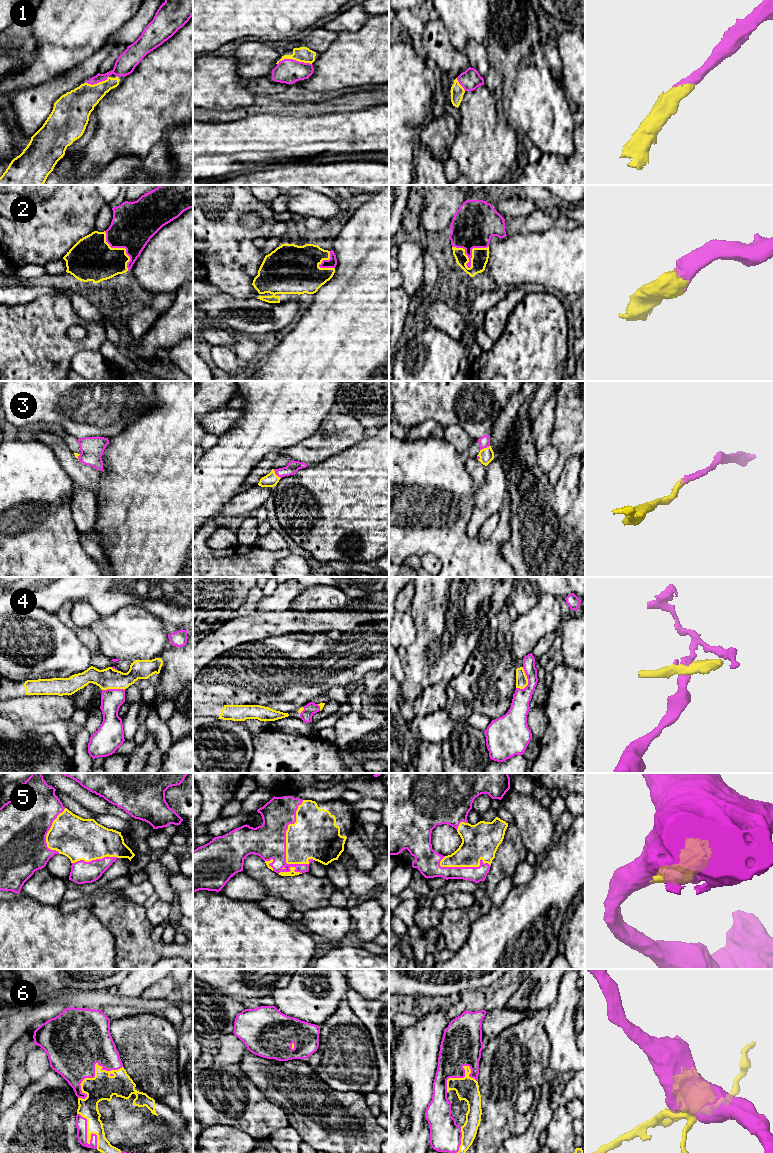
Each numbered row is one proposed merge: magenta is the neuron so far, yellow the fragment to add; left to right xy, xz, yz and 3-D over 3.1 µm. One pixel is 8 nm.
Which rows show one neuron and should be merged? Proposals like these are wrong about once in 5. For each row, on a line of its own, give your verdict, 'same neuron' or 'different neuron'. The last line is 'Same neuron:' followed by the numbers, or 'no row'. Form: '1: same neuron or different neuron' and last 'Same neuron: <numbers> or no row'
1: same neuron
2: same neuron
3: same neuron
4: different neuron
5: same neuron
6: same neuron
Same neuron: 1, 2, 3, 5, 6

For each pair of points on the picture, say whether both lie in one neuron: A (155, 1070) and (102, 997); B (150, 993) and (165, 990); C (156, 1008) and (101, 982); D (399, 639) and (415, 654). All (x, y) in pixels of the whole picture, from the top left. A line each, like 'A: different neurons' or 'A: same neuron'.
A: different neurons
B: same neuron
C: different neurons
D: different neurons

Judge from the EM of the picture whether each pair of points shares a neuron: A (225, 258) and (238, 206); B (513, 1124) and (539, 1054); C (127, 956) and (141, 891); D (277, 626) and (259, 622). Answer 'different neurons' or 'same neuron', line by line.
A: same neuron
B: same neuron
C: different neurons
D: same neuron

